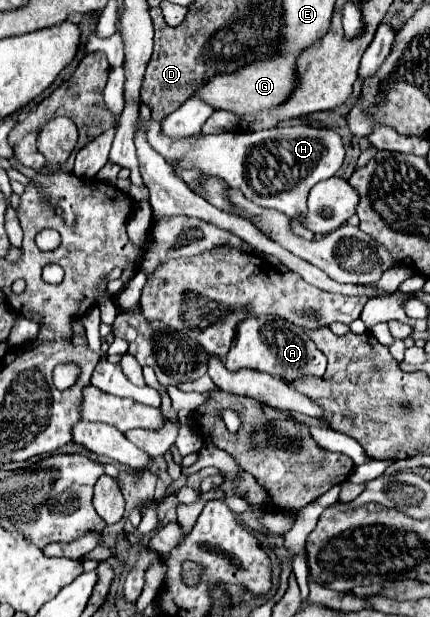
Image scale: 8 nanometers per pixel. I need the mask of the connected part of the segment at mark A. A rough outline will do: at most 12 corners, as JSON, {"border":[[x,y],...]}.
{"border":[[247,318],[227,370],[323,376],[325,354],[283,318]]}

